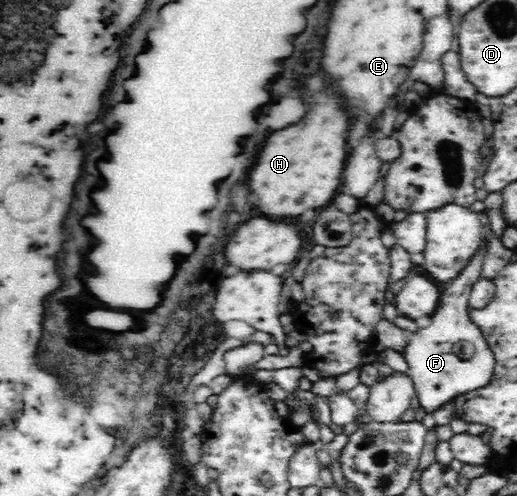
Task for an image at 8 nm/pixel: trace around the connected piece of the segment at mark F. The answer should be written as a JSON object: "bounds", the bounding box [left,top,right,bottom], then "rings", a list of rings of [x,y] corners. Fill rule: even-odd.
{"bounds":[404,243,495,413],"rings":[[[486,243],[470,265],[461,271],[457,279],[441,289],[440,302],[435,313],[423,324],[413,327],[408,342],[404,345],[404,356],[409,364],[408,373],[413,378],[417,399],[425,413],[435,413],[449,400],[481,389],[491,383],[495,375],[495,354],[483,336],[483,332],[469,317],[469,297],[473,284],[481,277]]]}

